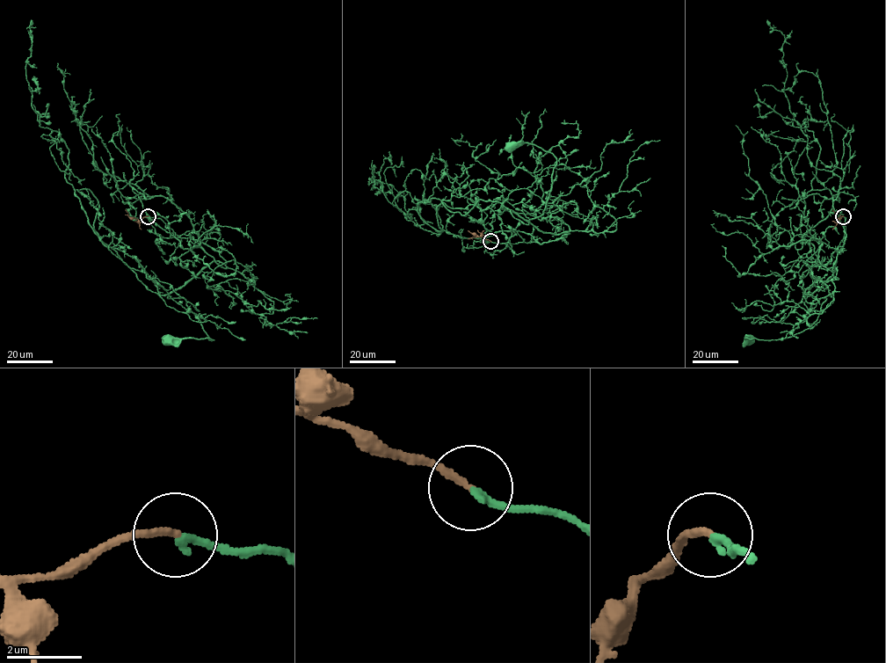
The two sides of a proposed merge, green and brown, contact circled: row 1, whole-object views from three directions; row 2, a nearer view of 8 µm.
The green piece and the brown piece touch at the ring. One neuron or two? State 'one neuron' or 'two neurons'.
one neuron

